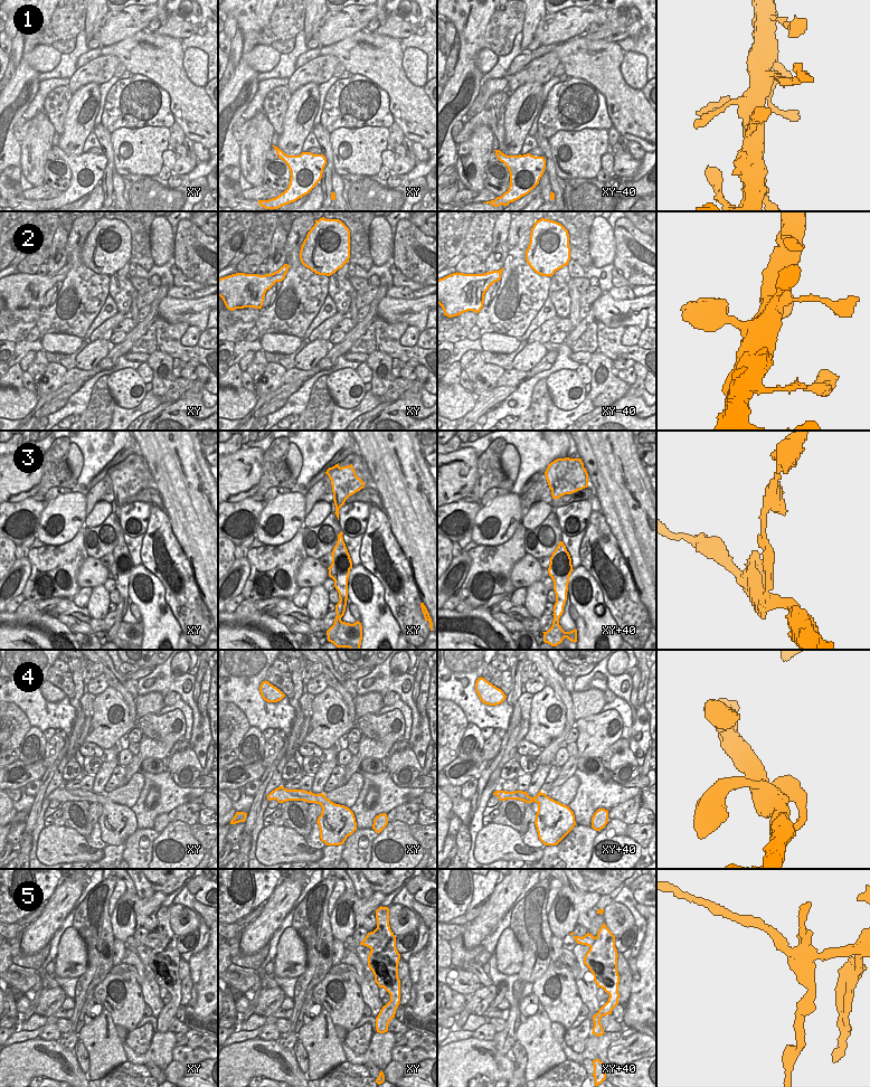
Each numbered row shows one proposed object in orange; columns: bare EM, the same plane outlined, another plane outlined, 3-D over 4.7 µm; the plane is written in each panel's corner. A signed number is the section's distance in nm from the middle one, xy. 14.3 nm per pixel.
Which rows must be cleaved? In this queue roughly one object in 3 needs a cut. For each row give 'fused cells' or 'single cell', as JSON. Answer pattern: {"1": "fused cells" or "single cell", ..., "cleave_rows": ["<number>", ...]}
{"1": "single cell", "2": "single cell", "3": "fused cells", "4": "single cell", "5": "fused cells", "cleave_rows": ["3", "5"]}

